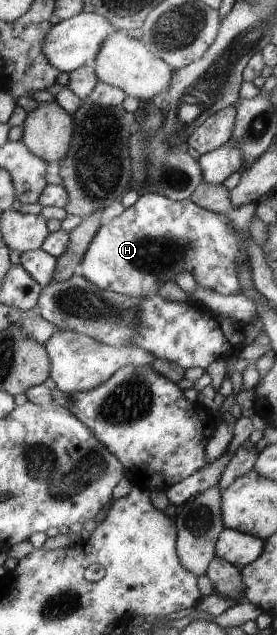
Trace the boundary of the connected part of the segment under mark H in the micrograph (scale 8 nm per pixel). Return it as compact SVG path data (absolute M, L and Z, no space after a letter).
M148 193L125 208L122 214L101 226L86 251L78 272L105 290L131 296L138 301L151 298L157 293L156 289L161 287L161 283L174 282L183 271L189 271L201 287L224 296L236 296L243 294L240 267L248 262L250 263L250 257L244 233L231 223L227 214L221 215L203 209L191 198L176 202L164 195Z

